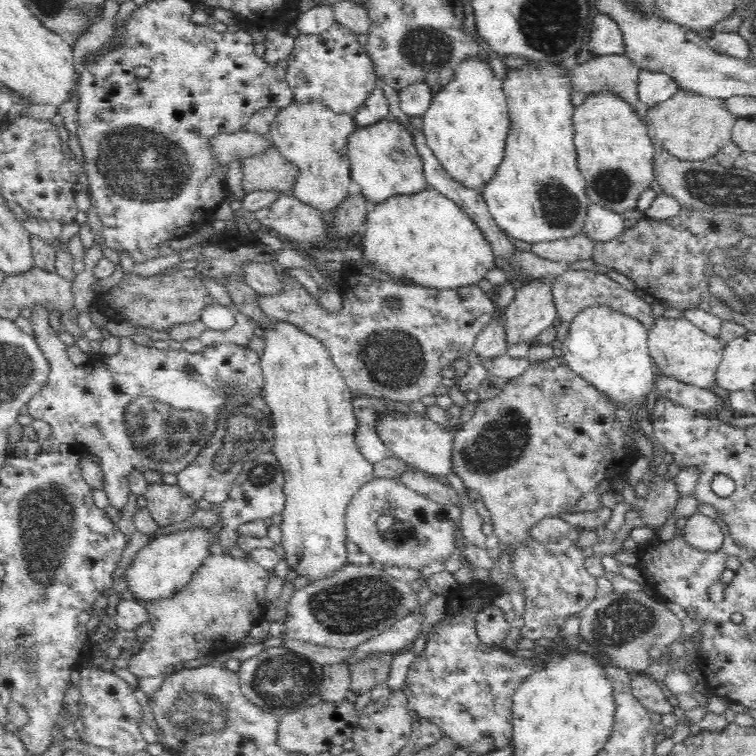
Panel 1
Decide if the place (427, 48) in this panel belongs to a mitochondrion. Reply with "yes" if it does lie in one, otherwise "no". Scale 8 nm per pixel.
yes

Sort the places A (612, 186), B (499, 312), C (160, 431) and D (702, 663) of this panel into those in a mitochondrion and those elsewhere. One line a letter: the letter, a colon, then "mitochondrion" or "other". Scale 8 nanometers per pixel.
A: mitochondrion
B: other
C: mitochondrion
D: other

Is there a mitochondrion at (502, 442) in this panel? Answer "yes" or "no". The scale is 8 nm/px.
yes

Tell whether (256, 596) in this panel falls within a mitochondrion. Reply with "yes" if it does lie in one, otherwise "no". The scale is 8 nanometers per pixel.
no

